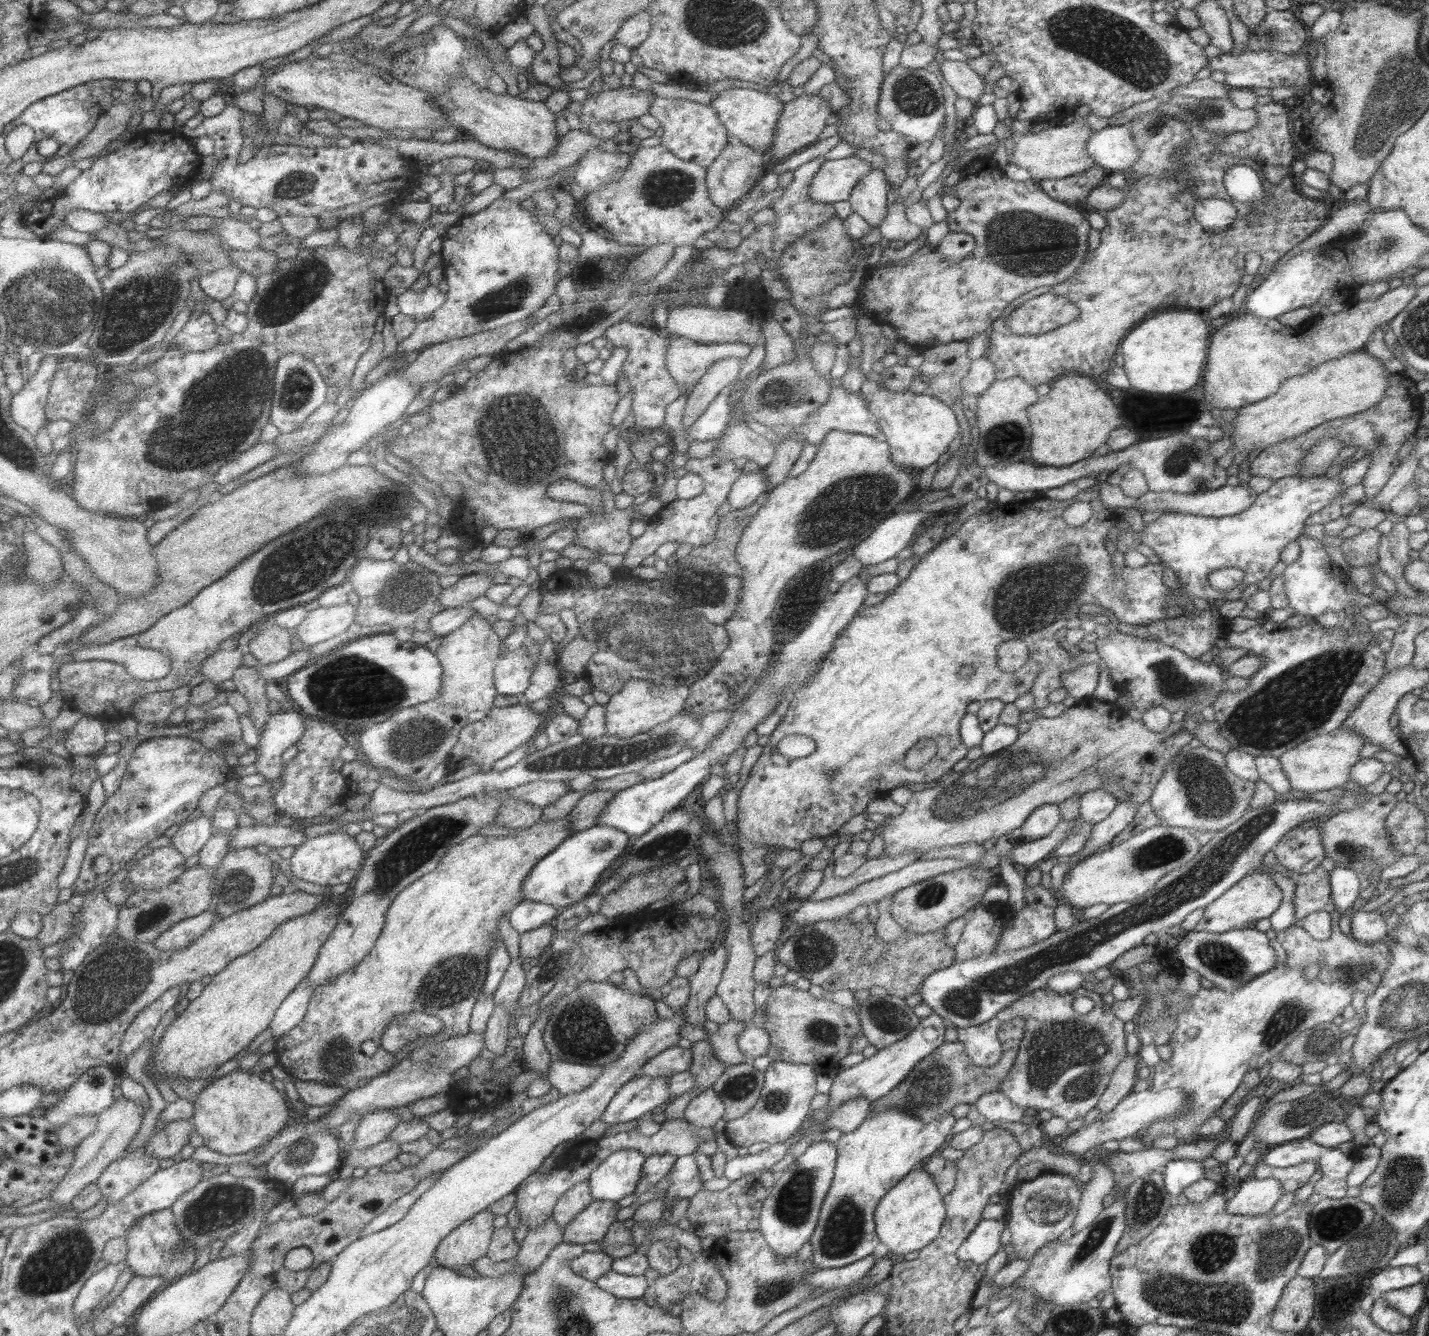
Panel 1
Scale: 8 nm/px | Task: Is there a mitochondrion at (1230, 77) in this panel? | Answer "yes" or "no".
no

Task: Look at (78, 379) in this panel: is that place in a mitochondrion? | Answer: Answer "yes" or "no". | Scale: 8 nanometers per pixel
no

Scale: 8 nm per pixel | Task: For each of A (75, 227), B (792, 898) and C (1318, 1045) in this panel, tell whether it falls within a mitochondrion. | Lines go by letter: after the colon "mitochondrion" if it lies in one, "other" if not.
A: other
B: other
C: mitochondrion

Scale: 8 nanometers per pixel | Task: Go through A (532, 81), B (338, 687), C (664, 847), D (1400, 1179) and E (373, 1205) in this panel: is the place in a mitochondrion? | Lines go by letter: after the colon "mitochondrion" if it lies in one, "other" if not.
A: other
B: mitochondrion
C: mitochondrion
D: mitochondrion
E: other

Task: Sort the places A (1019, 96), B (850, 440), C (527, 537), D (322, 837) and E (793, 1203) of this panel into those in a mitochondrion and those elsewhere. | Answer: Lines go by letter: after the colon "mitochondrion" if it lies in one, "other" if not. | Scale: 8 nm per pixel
A: other
B: other
C: other
D: other
E: mitochondrion

